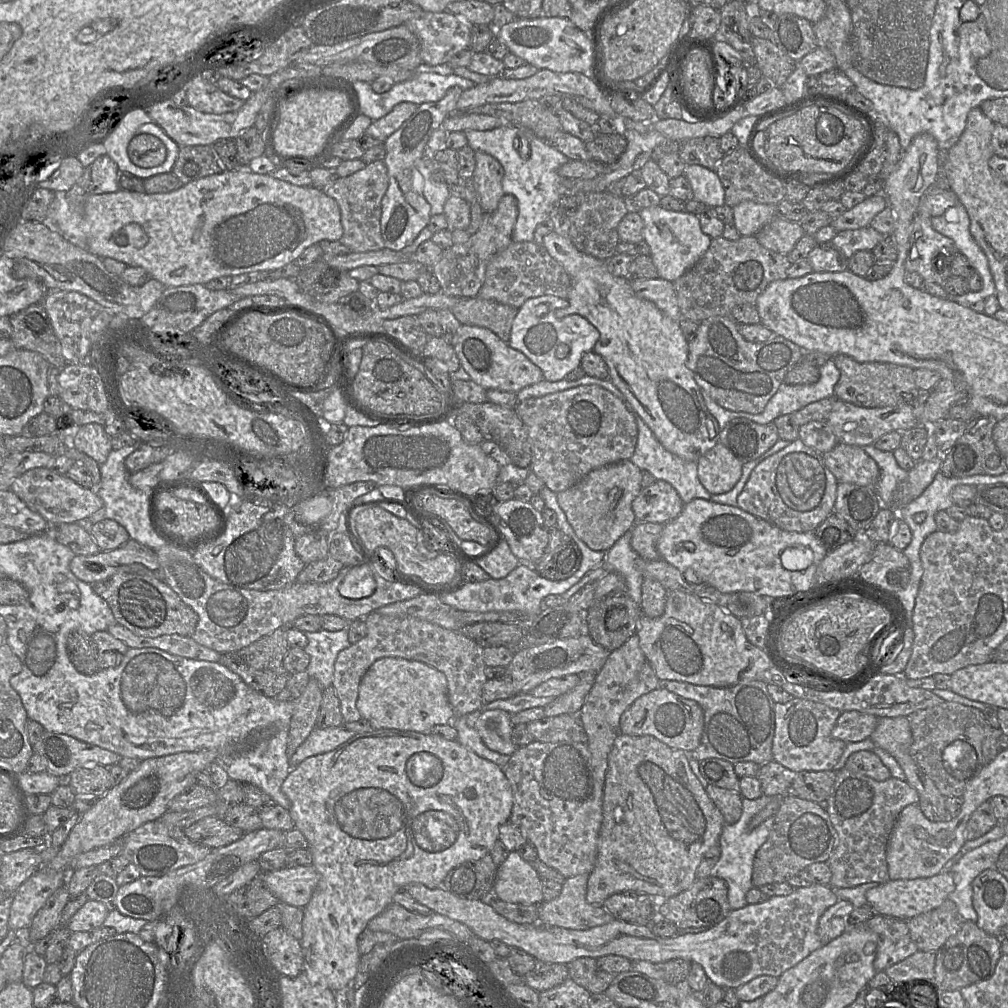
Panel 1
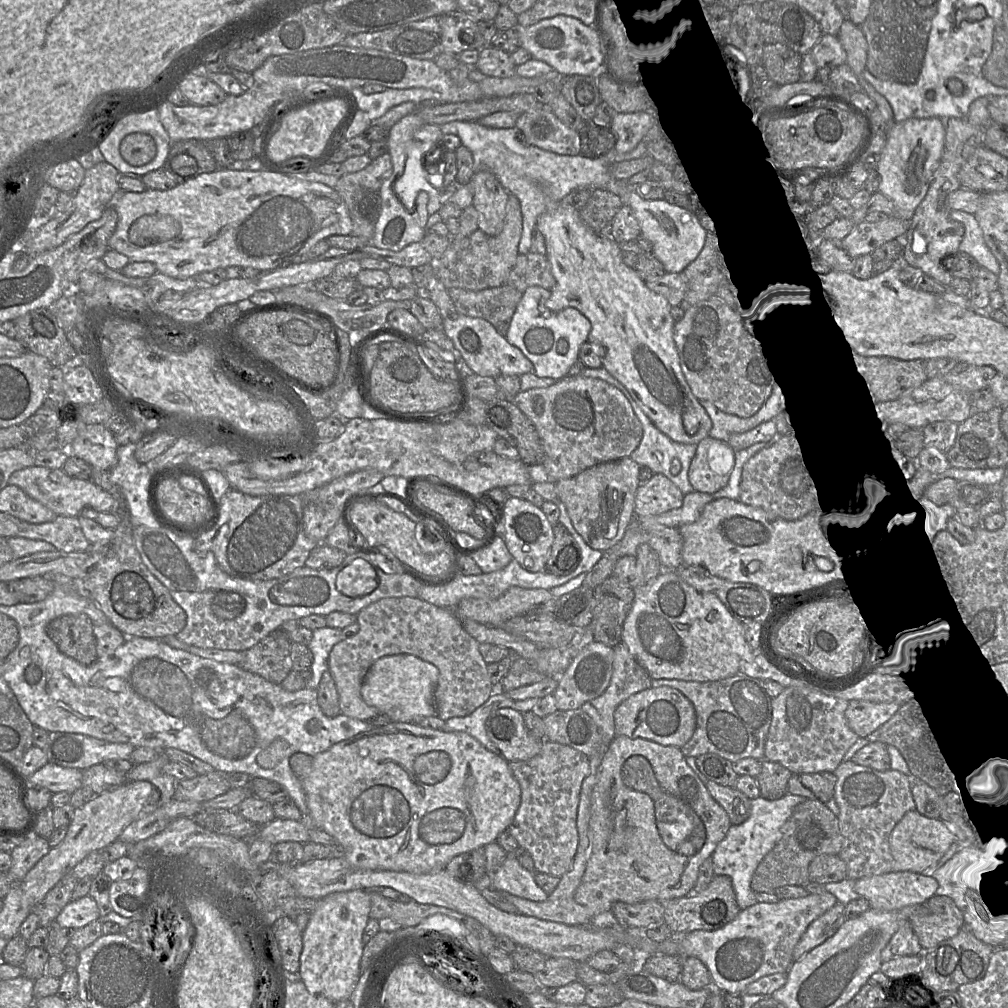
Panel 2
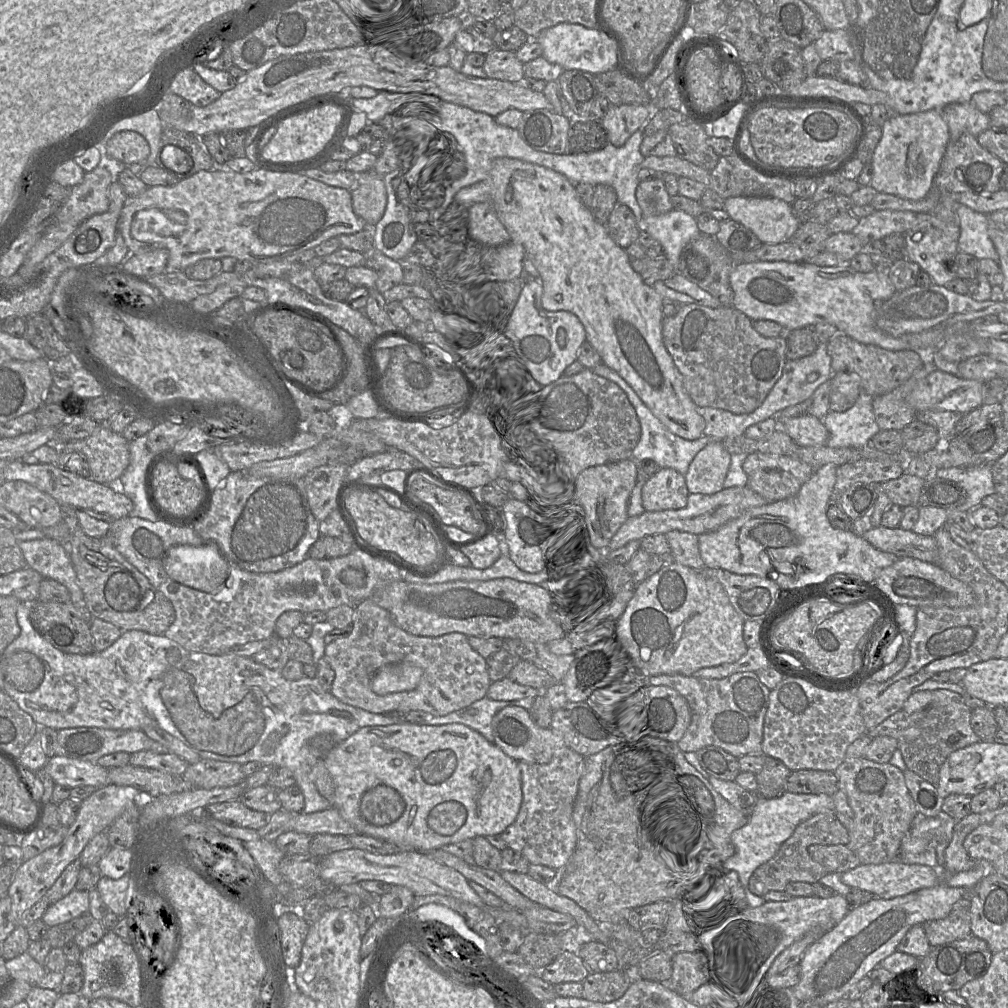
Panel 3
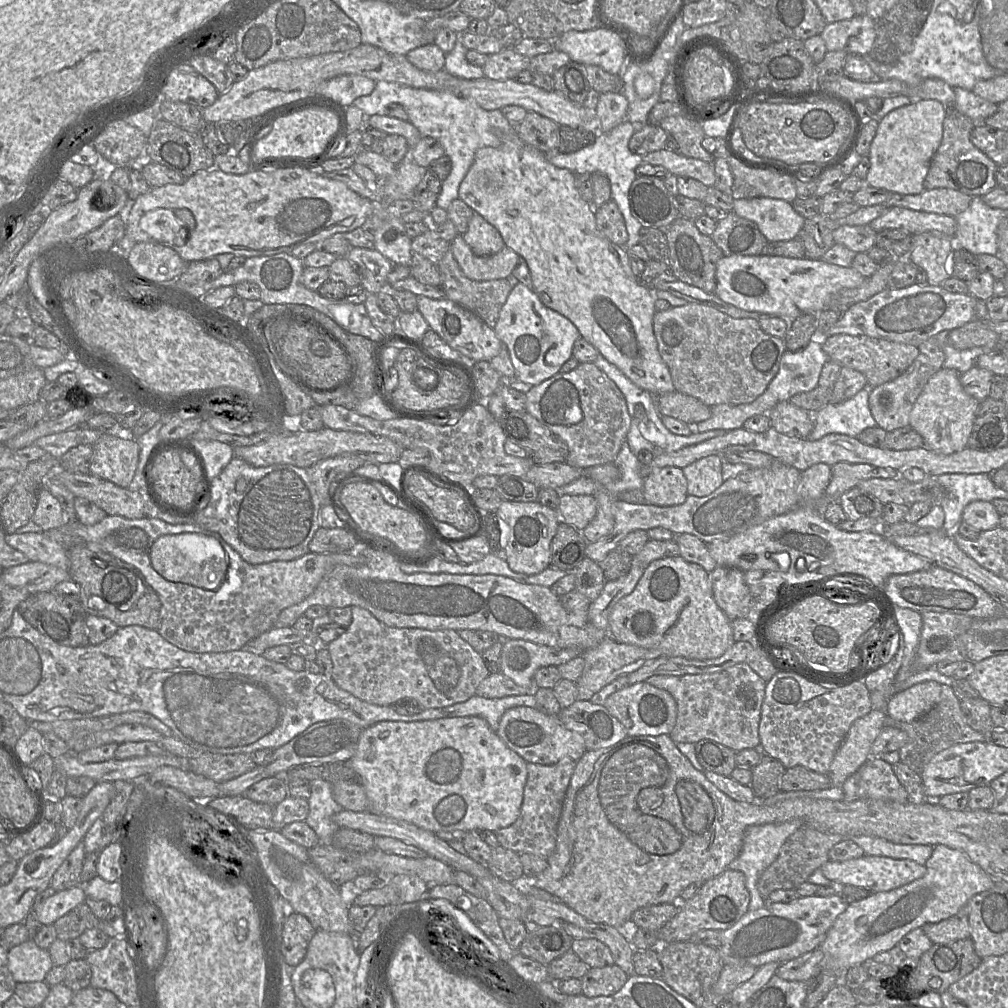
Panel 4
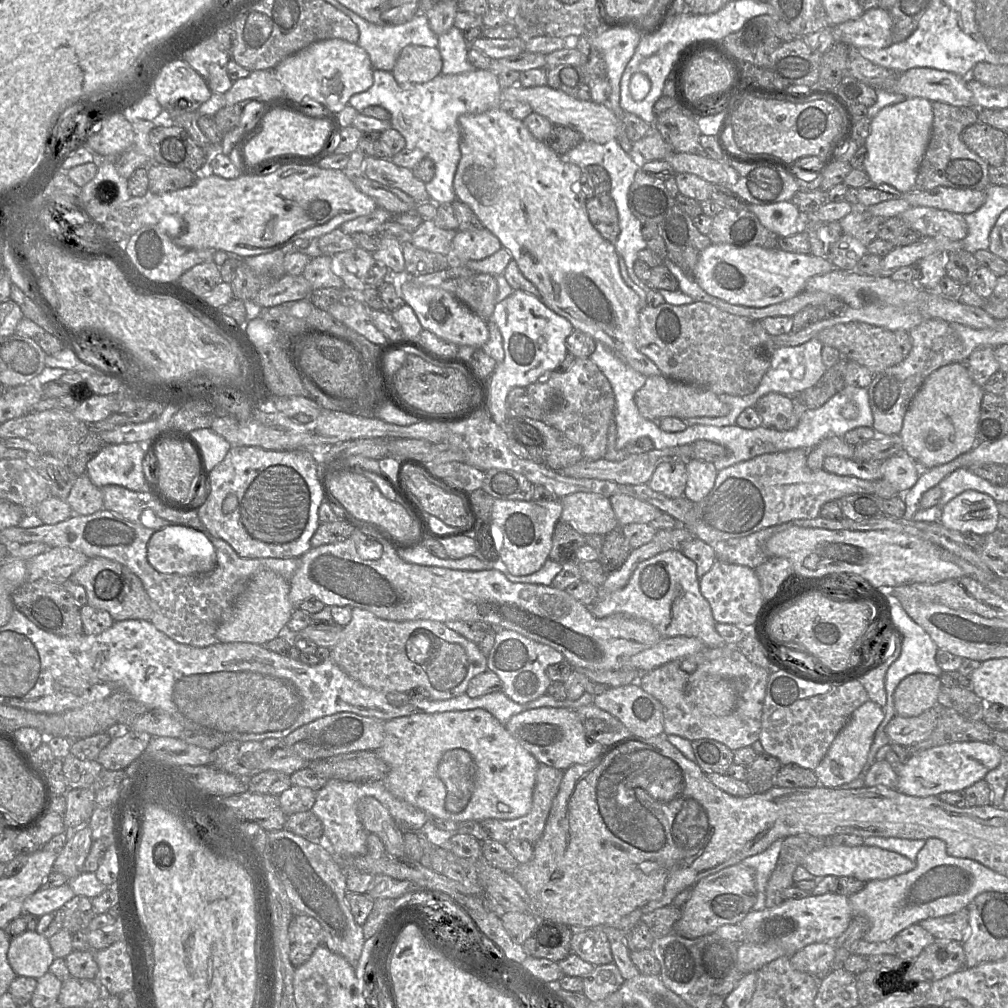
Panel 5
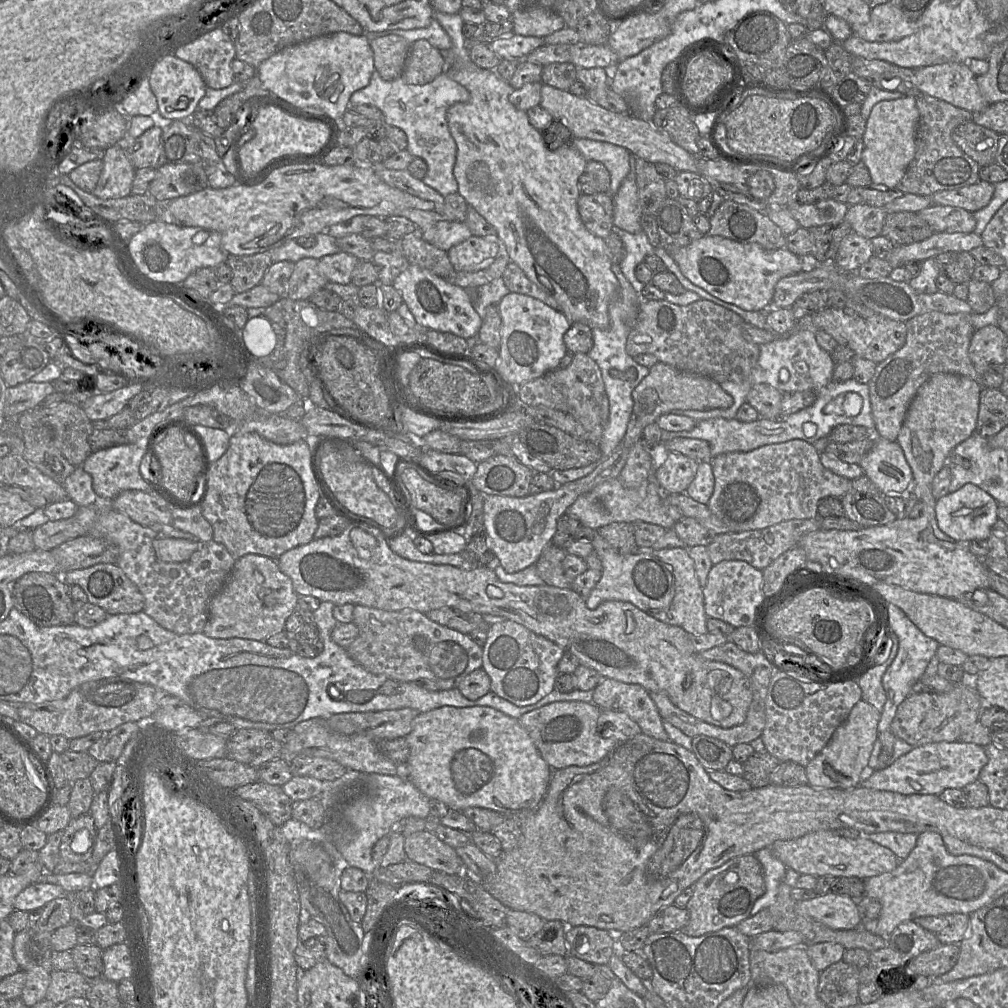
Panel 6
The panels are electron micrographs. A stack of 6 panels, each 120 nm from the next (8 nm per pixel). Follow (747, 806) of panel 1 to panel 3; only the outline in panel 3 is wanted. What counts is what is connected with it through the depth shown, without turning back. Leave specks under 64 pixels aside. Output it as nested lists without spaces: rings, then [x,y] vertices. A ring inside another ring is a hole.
[[[785,792],[778,798],[758,797],[751,815],[736,829],[731,837],[731,852],[721,871],[736,872],[748,905],[755,909],[764,901],[763,896],[753,894],[749,881],[753,873],[778,852],[780,846],[793,834],[796,827],[818,813],[835,812],[833,796],[826,794],[794,794]]]

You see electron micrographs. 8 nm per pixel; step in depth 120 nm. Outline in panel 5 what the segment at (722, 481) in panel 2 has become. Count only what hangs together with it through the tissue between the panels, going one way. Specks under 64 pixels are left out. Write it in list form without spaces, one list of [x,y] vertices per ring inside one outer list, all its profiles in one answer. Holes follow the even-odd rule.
[[[697,459],[687,462],[687,484],[684,496],[694,503],[703,500],[714,487],[718,471],[714,463]]]

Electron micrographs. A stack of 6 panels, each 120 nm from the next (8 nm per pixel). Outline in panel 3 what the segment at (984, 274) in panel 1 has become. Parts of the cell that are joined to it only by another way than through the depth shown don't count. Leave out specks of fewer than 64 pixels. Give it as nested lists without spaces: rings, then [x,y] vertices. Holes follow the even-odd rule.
[[[958,204],[956,213],[960,220],[958,251],[977,259],[992,259],[999,262],[999,255],[988,234],[988,214],[977,212],[966,205]]]

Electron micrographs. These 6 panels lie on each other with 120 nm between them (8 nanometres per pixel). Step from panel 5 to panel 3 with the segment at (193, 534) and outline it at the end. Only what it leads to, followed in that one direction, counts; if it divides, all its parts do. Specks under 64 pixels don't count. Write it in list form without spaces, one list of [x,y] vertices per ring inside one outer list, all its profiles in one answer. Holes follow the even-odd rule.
[[[206,542],[202,546],[172,547],[165,559],[164,568],[174,581],[202,592],[219,592],[228,579],[228,558],[212,542]]]

